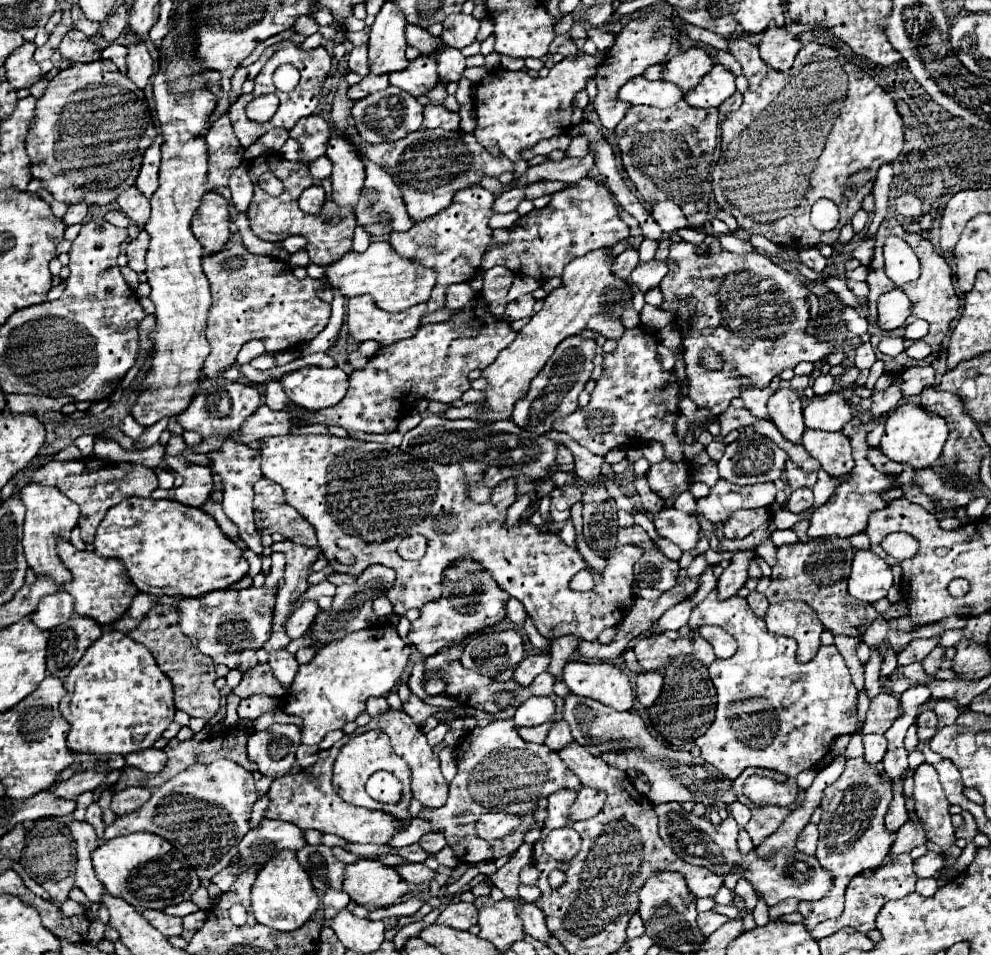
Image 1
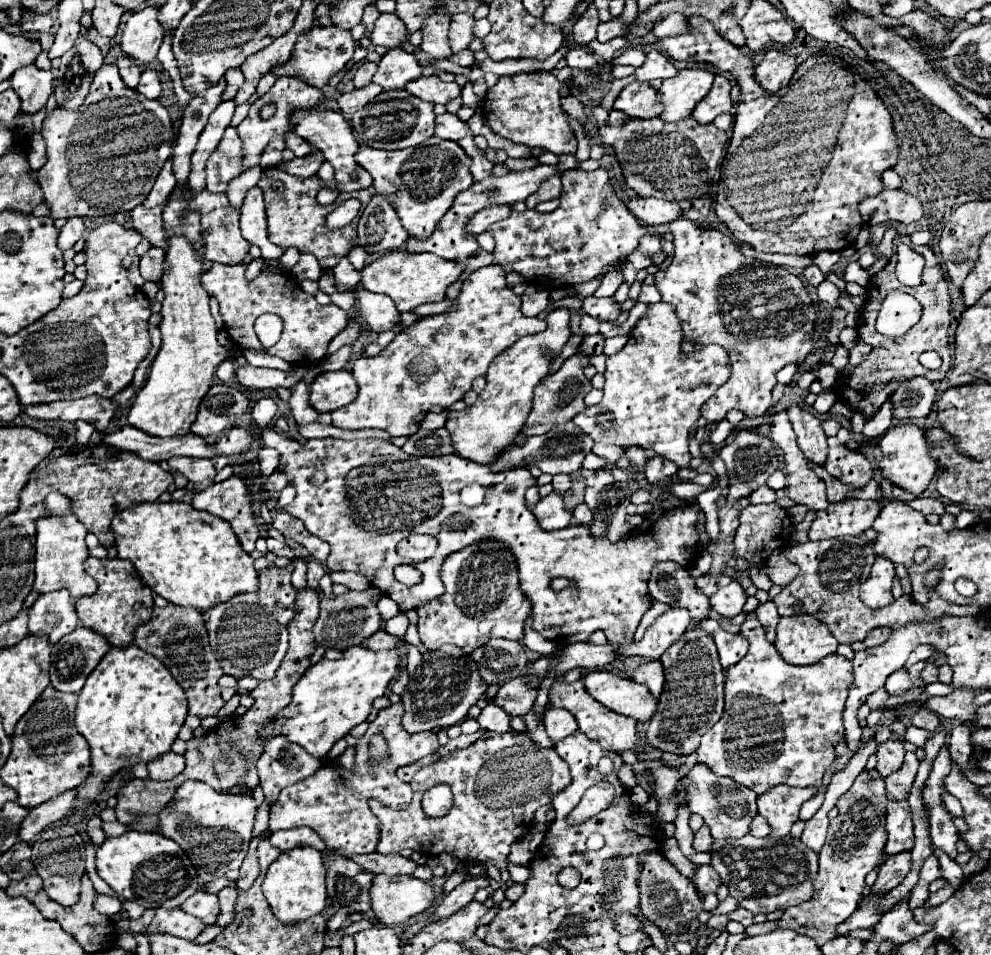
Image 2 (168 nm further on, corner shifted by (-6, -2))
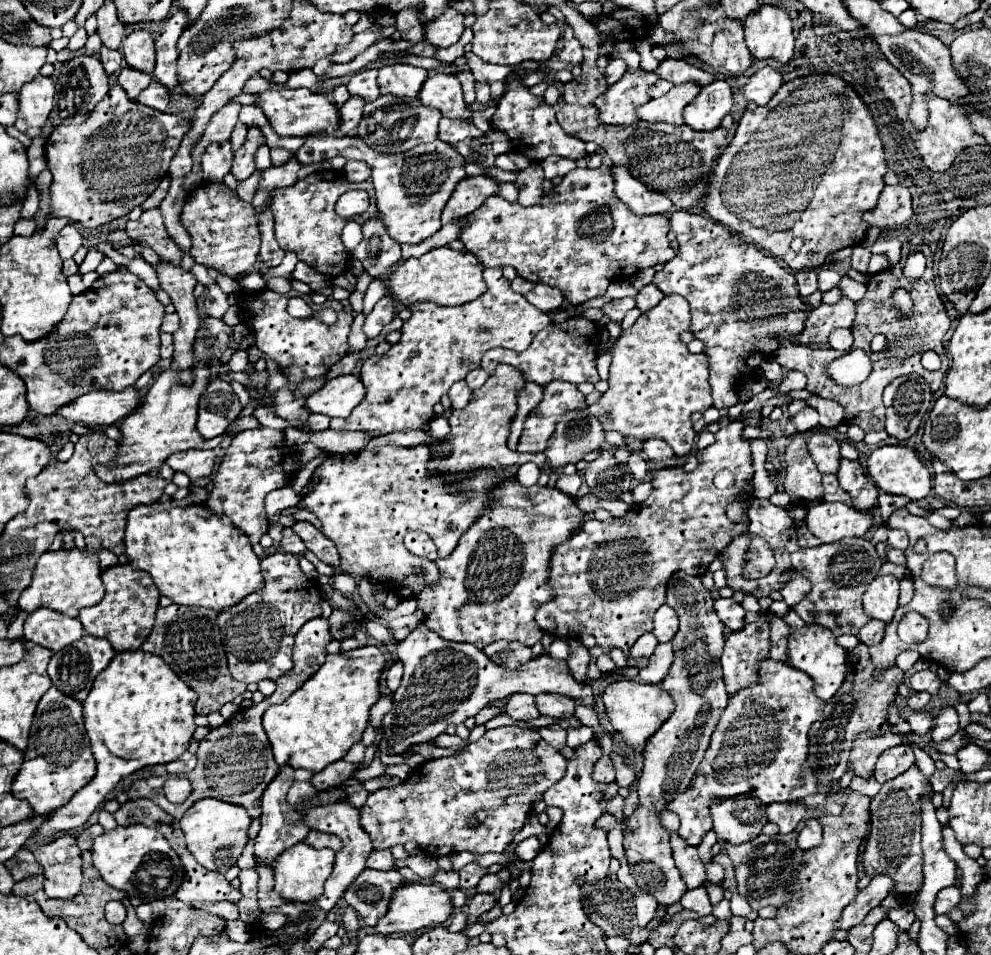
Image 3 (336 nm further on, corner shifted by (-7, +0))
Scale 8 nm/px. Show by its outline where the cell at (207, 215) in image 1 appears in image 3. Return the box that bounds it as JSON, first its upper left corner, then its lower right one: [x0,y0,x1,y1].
[182,182,260,278]

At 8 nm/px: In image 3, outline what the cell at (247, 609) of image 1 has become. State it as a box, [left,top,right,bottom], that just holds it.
[218,552,322,684]

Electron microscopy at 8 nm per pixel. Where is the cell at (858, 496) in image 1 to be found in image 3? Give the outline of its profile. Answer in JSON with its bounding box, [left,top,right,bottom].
[804,502,872,542]

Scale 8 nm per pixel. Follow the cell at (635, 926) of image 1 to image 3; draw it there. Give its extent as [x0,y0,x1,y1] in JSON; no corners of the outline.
[582,874,638,936]

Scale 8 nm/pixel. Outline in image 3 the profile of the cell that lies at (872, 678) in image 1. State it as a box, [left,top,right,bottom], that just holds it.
[798,818,822,850]

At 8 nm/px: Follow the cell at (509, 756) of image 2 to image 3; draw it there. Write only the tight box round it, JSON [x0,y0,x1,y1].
[360,726,566,856]

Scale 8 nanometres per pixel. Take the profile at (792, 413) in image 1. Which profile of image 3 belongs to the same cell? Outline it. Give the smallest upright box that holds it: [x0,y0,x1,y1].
[808,430,840,474]

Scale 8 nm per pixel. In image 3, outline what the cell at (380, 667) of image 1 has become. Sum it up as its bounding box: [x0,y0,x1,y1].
[264,646,384,772]

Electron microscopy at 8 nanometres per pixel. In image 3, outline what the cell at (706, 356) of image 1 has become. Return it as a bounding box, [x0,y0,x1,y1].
[588,294,712,458]

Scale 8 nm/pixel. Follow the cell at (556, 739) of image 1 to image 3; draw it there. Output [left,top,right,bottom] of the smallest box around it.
[536,694,574,720]

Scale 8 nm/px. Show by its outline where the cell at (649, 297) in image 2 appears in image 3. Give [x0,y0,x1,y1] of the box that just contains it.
[636,284,664,312]

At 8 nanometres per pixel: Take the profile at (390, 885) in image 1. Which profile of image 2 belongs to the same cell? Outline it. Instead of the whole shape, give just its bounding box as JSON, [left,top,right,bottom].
[371,874,433,926]

